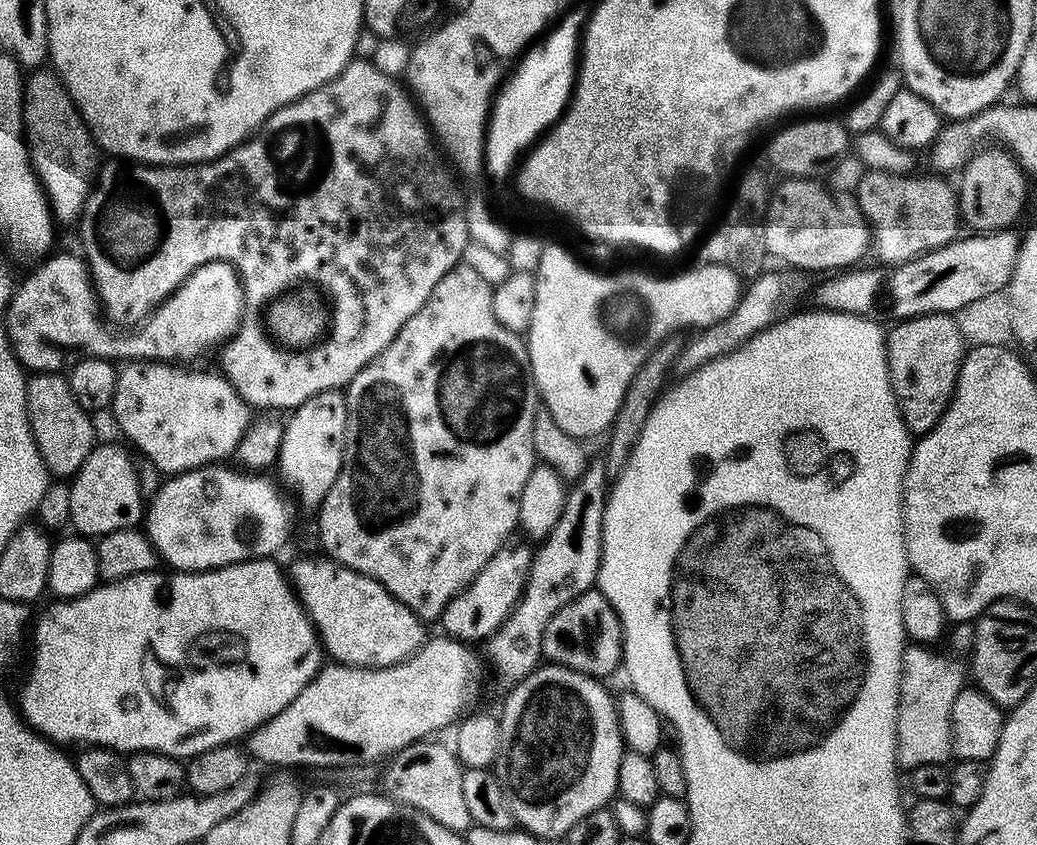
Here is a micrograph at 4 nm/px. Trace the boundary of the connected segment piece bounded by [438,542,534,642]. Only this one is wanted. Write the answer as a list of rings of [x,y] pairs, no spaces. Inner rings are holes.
[[[509,542],[499,548],[485,564],[480,567],[480,573],[471,580],[467,588],[446,606],[440,616],[439,627],[448,634],[458,634],[459,639],[465,642],[472,640],[487,641],[502,626],[502,622],[514,610],[524,593],[524,584],[528,580],[528,571],[532,565],[534,552],[524,544]]]

